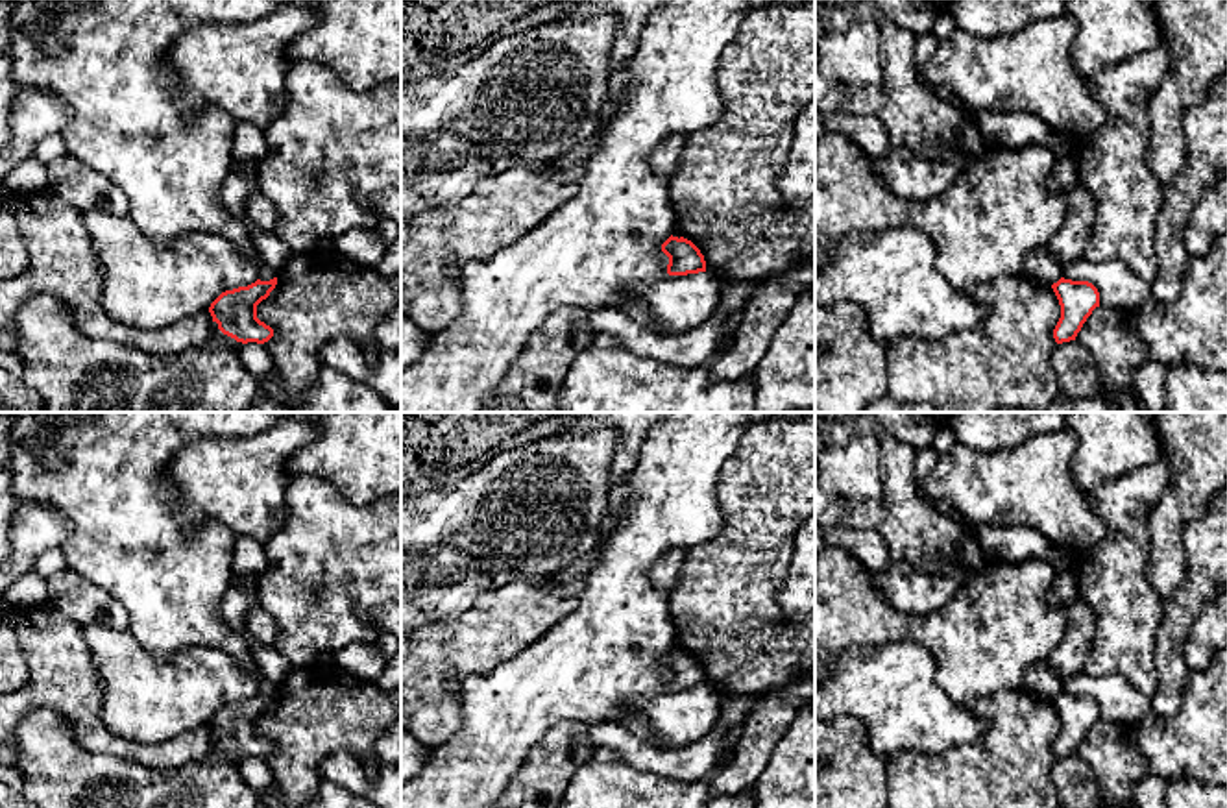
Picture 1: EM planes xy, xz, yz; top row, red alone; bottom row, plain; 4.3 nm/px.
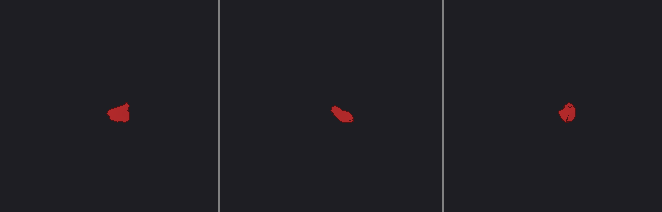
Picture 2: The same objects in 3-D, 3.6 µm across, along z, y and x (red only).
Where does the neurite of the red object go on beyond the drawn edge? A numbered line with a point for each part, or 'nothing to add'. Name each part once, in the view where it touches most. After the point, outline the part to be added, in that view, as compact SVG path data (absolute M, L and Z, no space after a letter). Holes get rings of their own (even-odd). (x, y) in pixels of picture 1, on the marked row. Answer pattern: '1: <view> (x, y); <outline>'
1: xy (72, 372); M33 294L18 309L17 346L13 351L24 362L24 368L26 368L24 379L41 396L46 412L246 412L253 405L253 401L259 398L259 381L242 364L242 361L238 357L240 348L242 348L242 342L237 342L235 338L224 335L218 329L218 324L213 322L211 338L205 346L194 346L194 348L188 348L188 349L185 349L181 353L174 353L174 355L144 353L131 344L96 340L96 338L83 335L76 327L72 314L68 312L68 309L61 301L57 301L50 294Z

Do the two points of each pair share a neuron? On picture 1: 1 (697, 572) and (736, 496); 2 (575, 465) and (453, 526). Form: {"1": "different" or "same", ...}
{"1": "same", "2": "same"}

